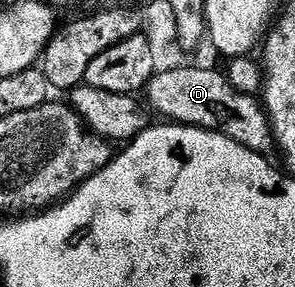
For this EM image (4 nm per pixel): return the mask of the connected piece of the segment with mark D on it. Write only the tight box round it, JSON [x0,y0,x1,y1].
[148,66,271,152]

